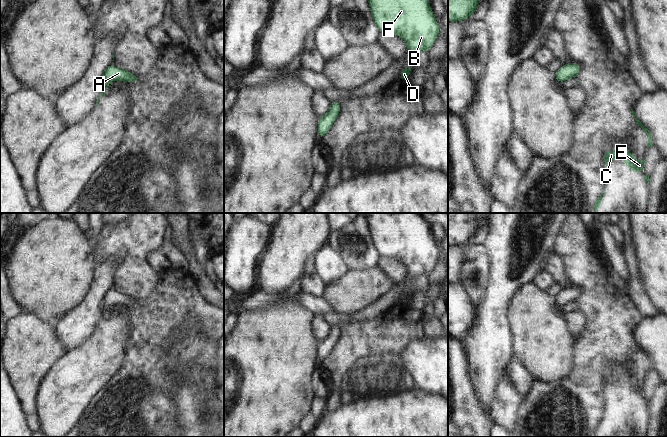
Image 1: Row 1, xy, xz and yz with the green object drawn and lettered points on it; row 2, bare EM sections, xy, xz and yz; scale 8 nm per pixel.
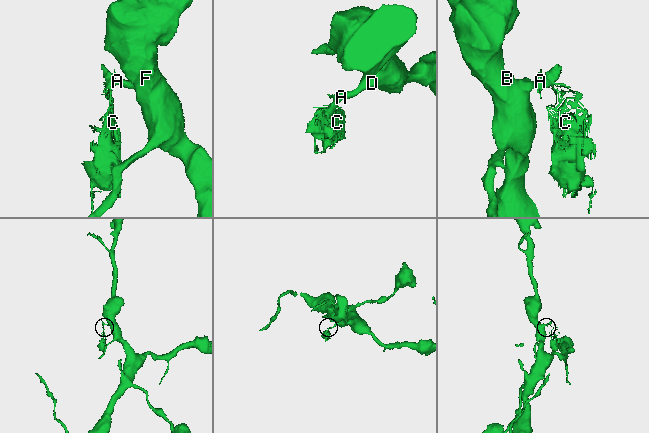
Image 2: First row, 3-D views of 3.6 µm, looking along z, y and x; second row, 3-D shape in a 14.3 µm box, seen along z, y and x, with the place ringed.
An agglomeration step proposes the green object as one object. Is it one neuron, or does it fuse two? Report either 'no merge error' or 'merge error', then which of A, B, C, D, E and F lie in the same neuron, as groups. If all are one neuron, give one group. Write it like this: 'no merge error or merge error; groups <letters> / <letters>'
merge error; groups A B D F / C E

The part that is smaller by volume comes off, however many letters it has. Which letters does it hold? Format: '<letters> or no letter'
C, E

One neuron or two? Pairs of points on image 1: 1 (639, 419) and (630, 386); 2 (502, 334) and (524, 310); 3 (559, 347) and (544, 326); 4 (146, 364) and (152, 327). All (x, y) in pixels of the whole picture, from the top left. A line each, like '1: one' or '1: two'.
1: one
2: two
3: one
4: one

